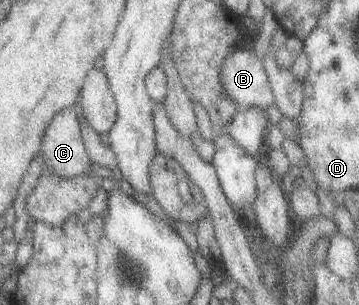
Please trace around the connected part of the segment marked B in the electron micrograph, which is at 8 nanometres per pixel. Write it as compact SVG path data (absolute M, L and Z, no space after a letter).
M251 46L235 51L221 64L220 86L224 96L238 108L259 107L265 110L272 104L272 92L262 63Z

